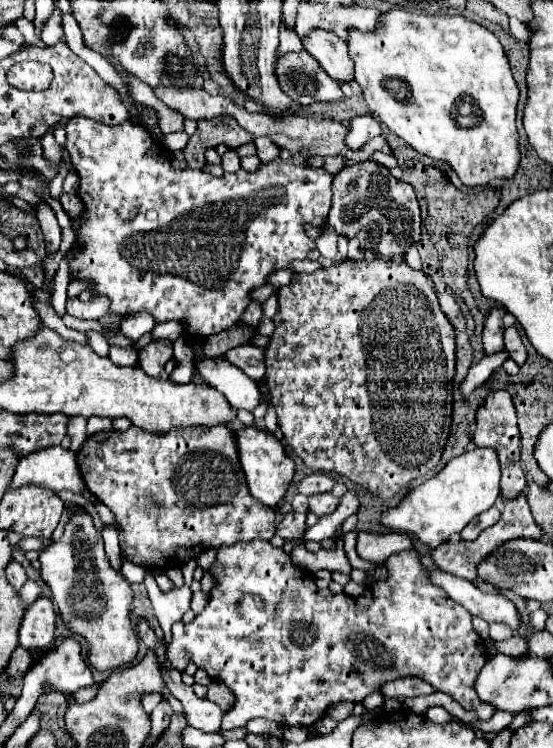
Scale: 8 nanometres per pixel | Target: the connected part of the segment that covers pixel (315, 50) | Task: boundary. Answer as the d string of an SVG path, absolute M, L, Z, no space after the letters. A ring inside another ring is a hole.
M316 28L302 40L304 50L336 80L336 82L348 82L352 80L354 62L348 56L346 42L334 36L334 32L322 32L322 28Z

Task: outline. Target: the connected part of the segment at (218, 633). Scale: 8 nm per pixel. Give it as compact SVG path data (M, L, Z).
M252 540L252 542L246 542L246 544L222 546L222 548L218 548L214 564L206 570L214 578L214 586L210 590L210 604L206 604L206 608L200 614L196 614L196 618L190 624L176 622L172 626L172 644L170 644L170 648L166 648L166 656L168 656L168 652L172 656L186 652L196 662L198 668L202 668L202 670L208 672L208 676L212 680L224 682L234 692L236 702L234 702L232 710L228 710L224 714L224 718L222 718L222 728L224 730L246 726L246 722L250 722L254 718L266 718L266 720L276 722L278 726L312 726L314 722L318 722L324 716L324 712L328 710L328 706L338 704L342 700L346 700L346 702L362 702L368 694L380 690L386 682L390 682L394 678L400 678L400 676L418 676L418 678L422 678L422 680L430 682L434 688L438 688L440 692L446 692L448 696L452 696L466 710L476 710L478 716L480 716L480 720L488 720L494 714L494 708L490 704L480 702L478 696L476 696L476 690L474 690L474 680L476 680L478 672L482 670L482 666L486 662L486 648L484 648L484 642L480 644L480 636L472 628L472 614L464 606L456 604L450 598L446 598L444 590L440 590L438 586L434 586L434 584L428 582L426 570L420 564L416 552L392 554L386 560L386 568L388 568L386 580L378 580L378 582L370 584L362 592L362 596L354 598L354 596L348 596L344 592L332 594L330 590L318 588L310 572L294 566L292 560L290 560L290 554L286 554L282 548L274 548L266 540Z

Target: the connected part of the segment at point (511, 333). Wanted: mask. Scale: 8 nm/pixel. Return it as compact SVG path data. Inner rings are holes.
M514 326L506 328L506 332L504 332L504 346L506 346L510 358L518 366L524 366L524 362L526 362L526 348L524 348L524 344L520 340L520 334L518 334L518 330Z

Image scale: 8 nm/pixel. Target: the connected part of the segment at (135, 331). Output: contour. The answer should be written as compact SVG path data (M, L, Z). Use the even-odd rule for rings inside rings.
M136 312L136 314L128 314L124 320L122 320L122 334L136 340L140 338L142 334L150 332L152 330L152 314L148 312Z

